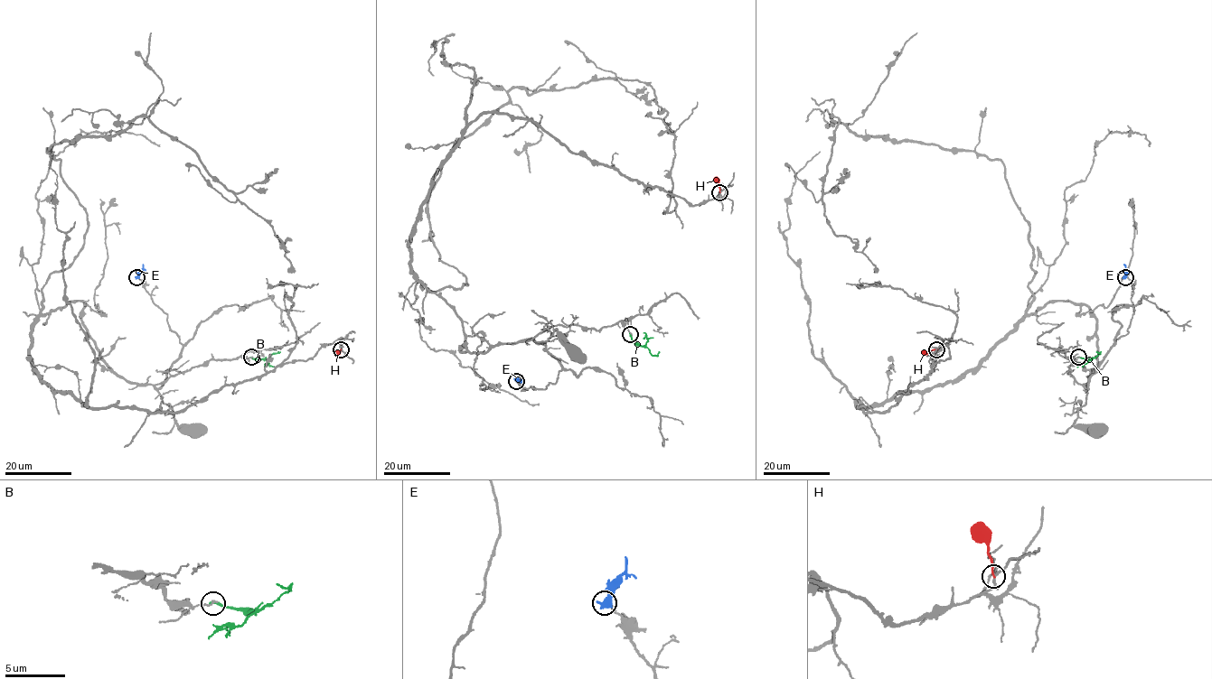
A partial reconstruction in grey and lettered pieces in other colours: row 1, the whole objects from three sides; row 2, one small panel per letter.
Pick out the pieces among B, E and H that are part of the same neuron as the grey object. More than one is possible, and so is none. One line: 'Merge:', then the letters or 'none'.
Merge: none

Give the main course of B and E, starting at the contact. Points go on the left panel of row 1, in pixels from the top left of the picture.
B: (251, 357), (267, 359), (273, 353), (280, 352)
E: (136, 276), (143, 265)

